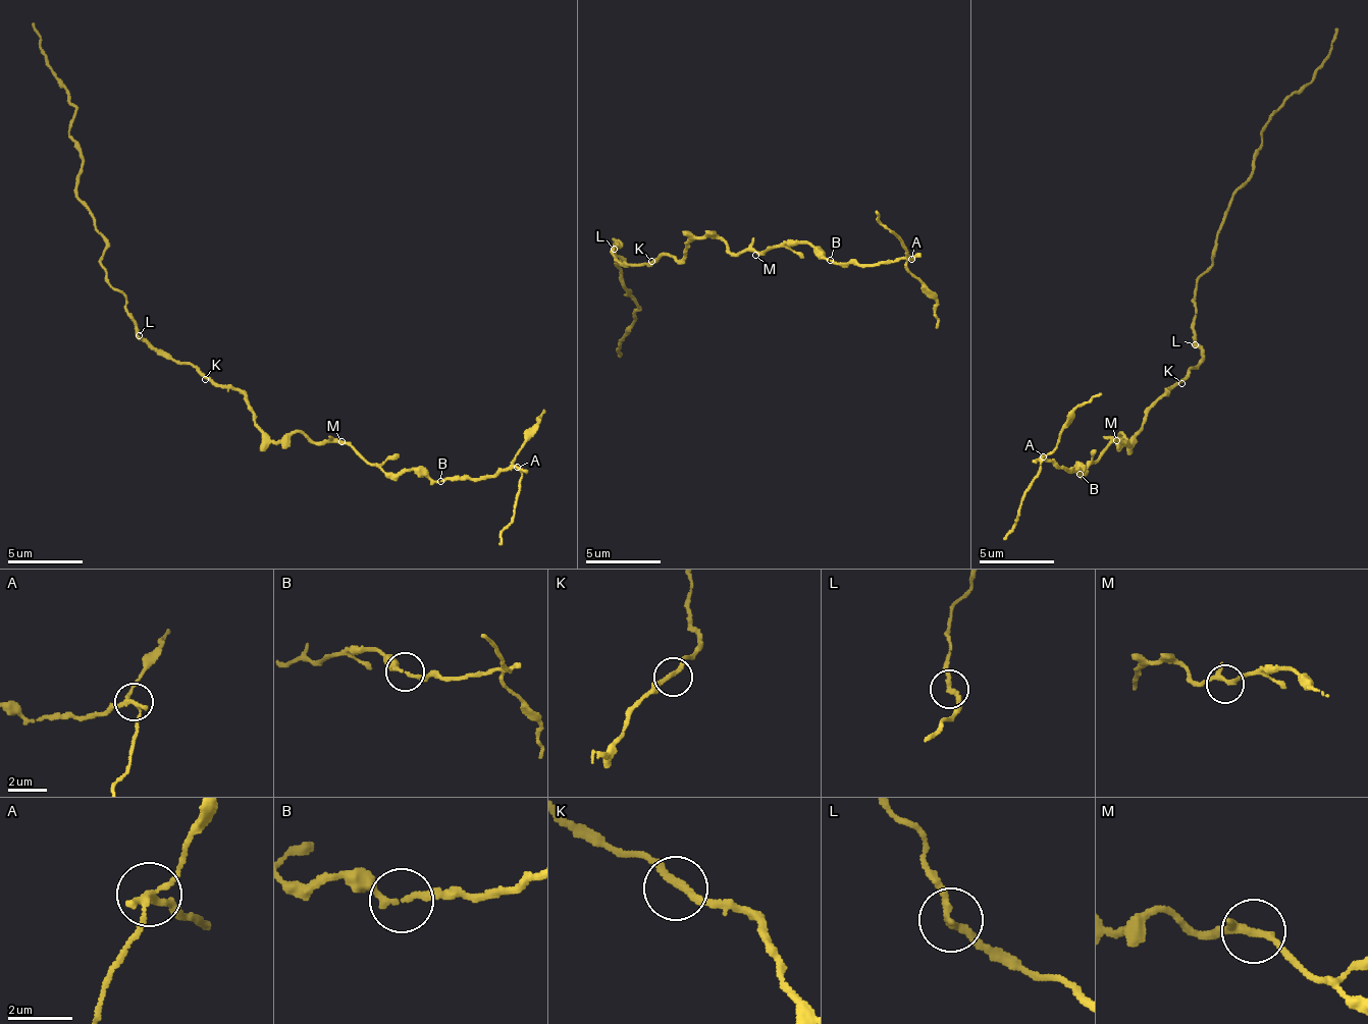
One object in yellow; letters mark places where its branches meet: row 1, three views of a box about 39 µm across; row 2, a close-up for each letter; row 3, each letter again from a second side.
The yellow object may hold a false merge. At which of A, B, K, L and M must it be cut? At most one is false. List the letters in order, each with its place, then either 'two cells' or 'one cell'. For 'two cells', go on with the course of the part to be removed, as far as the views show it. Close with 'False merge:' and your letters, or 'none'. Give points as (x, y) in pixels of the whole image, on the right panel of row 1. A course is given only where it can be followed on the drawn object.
A: (1043, 456) | two cells | (1044, 455), (1042, 471), (1017, 525), (1002, 540)
B: (1080, 474) | one cell
K: (1181, 383) | one cell
L: (1195, 344) | one cell
M: (1116, 440) | one cell
False merge: A

